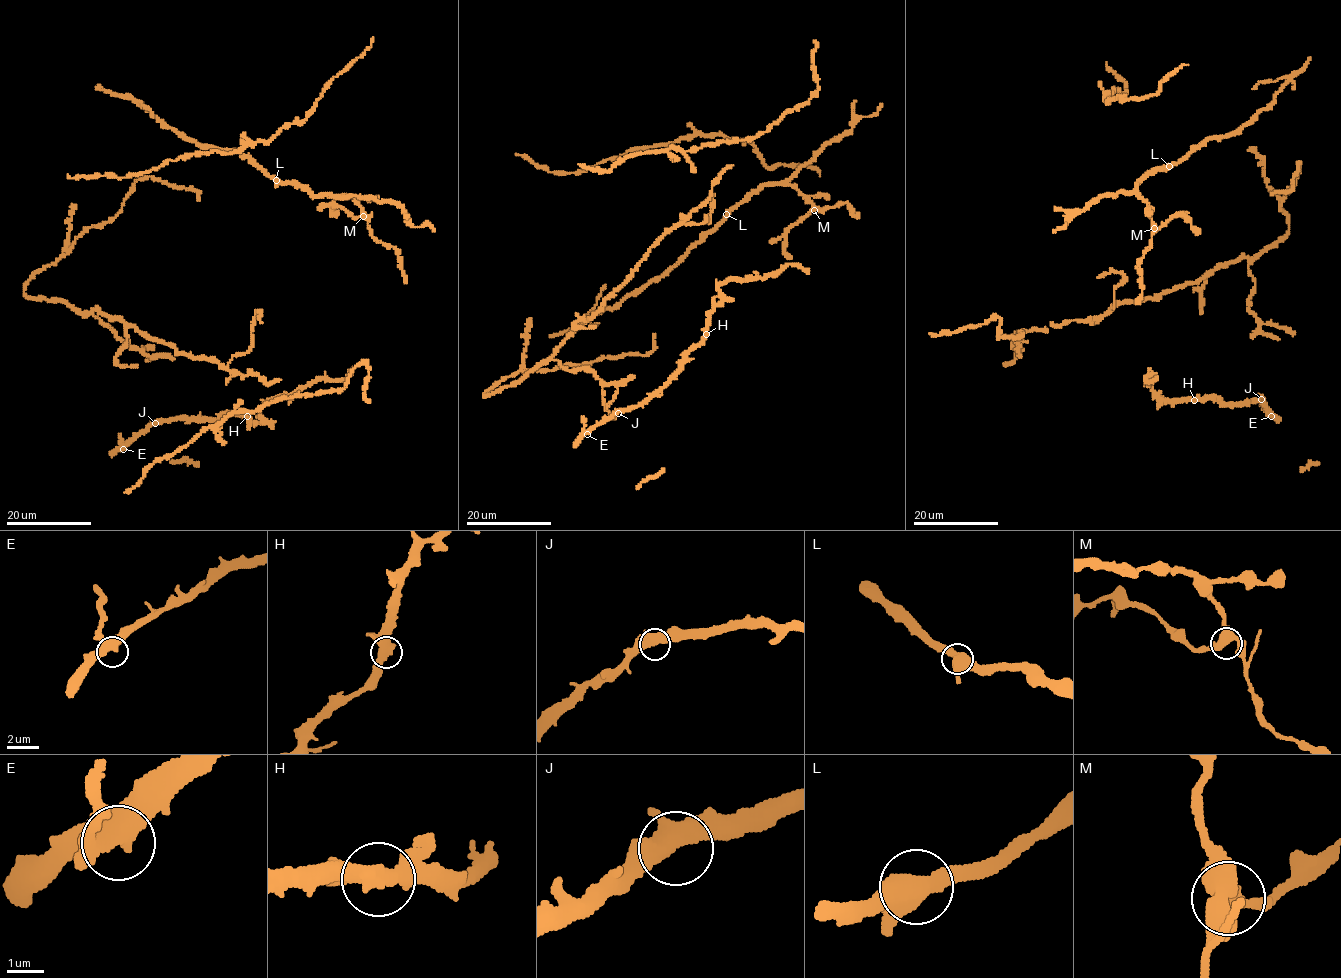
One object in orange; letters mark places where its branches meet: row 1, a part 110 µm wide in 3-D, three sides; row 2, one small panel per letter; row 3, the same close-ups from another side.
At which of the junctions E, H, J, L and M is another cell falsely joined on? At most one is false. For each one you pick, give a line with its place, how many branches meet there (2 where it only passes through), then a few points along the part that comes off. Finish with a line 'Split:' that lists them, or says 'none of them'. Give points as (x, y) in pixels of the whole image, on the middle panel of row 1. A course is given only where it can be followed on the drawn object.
Split: none of them

